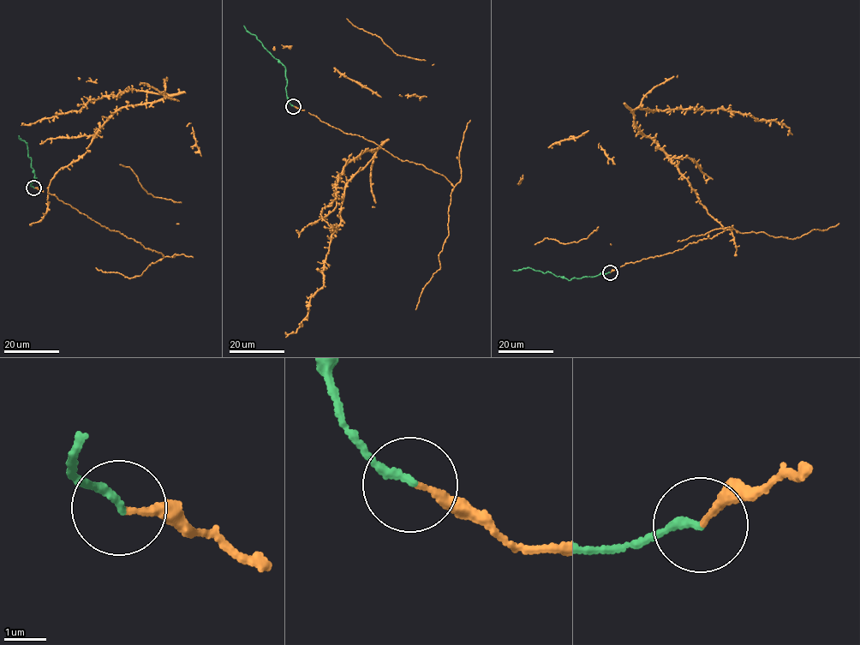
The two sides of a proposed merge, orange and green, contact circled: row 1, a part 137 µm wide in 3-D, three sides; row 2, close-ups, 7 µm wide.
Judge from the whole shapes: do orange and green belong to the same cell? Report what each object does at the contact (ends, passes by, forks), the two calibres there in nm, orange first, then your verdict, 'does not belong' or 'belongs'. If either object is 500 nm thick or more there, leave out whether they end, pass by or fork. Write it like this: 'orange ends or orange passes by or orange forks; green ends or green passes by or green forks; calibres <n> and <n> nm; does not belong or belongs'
orange ends; green ends; calibres 160 and 180 nm; belongs

